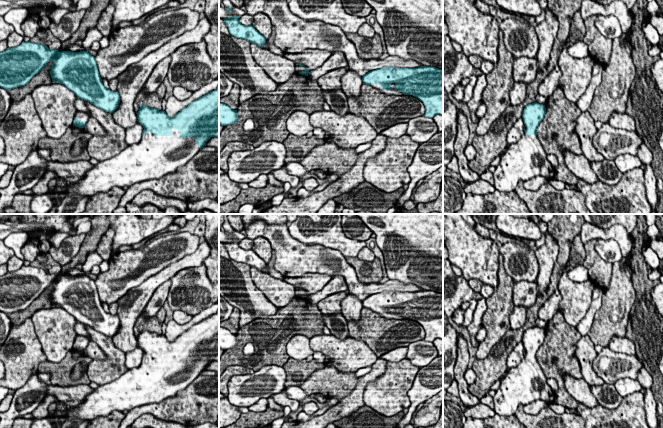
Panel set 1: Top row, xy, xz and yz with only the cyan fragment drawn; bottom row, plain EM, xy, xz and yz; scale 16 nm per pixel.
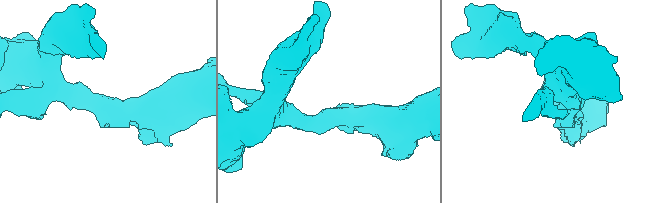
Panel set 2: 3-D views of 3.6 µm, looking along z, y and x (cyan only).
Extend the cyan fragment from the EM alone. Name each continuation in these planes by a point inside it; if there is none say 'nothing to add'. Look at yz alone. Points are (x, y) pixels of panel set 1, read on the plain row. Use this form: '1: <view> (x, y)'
1: yz (525, 383)

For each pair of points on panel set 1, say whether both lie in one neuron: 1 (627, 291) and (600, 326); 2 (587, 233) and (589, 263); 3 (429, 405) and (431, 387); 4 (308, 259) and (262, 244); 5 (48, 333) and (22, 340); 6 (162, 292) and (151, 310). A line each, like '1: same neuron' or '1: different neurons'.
1: same neuron
2: different neurons
3: different neurons
4: different neurons
5: different neurons
6: same neuron

